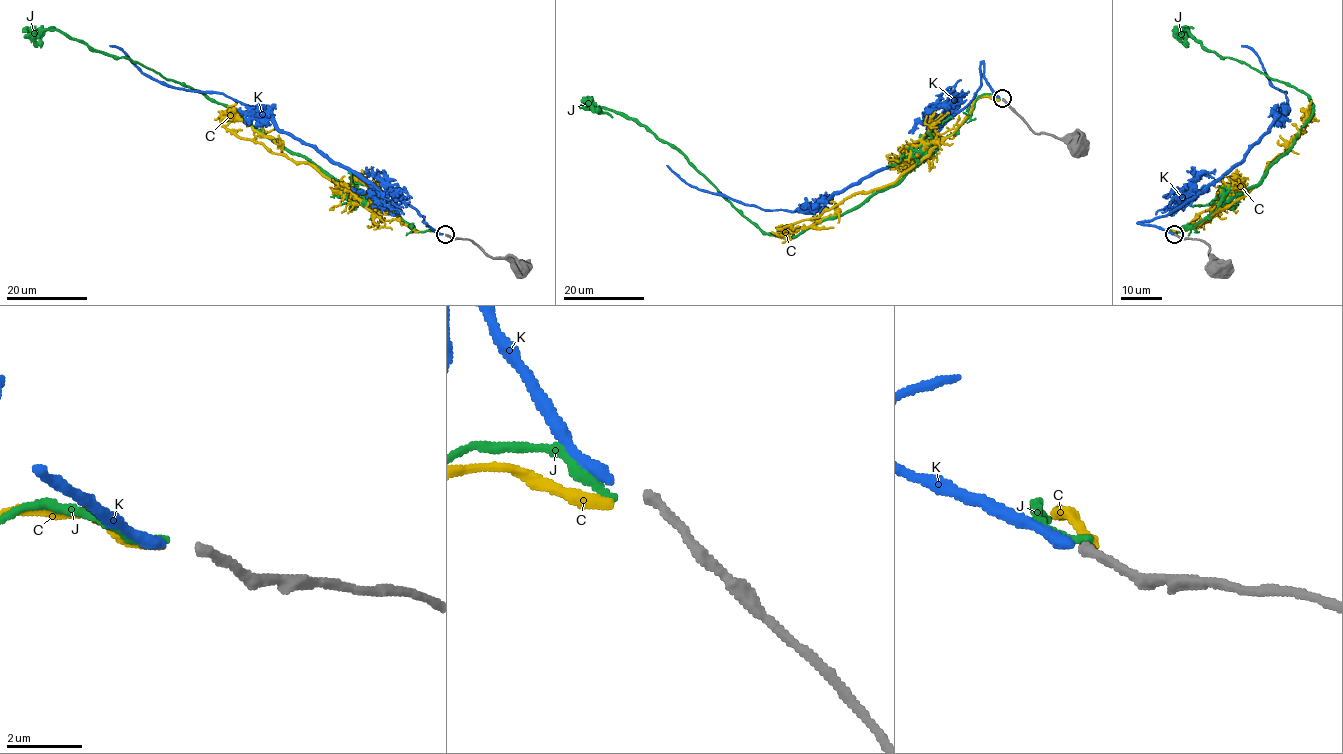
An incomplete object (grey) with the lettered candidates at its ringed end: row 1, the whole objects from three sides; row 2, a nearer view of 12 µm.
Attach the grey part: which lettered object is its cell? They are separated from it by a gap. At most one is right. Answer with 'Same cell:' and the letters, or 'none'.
Same cell: K

